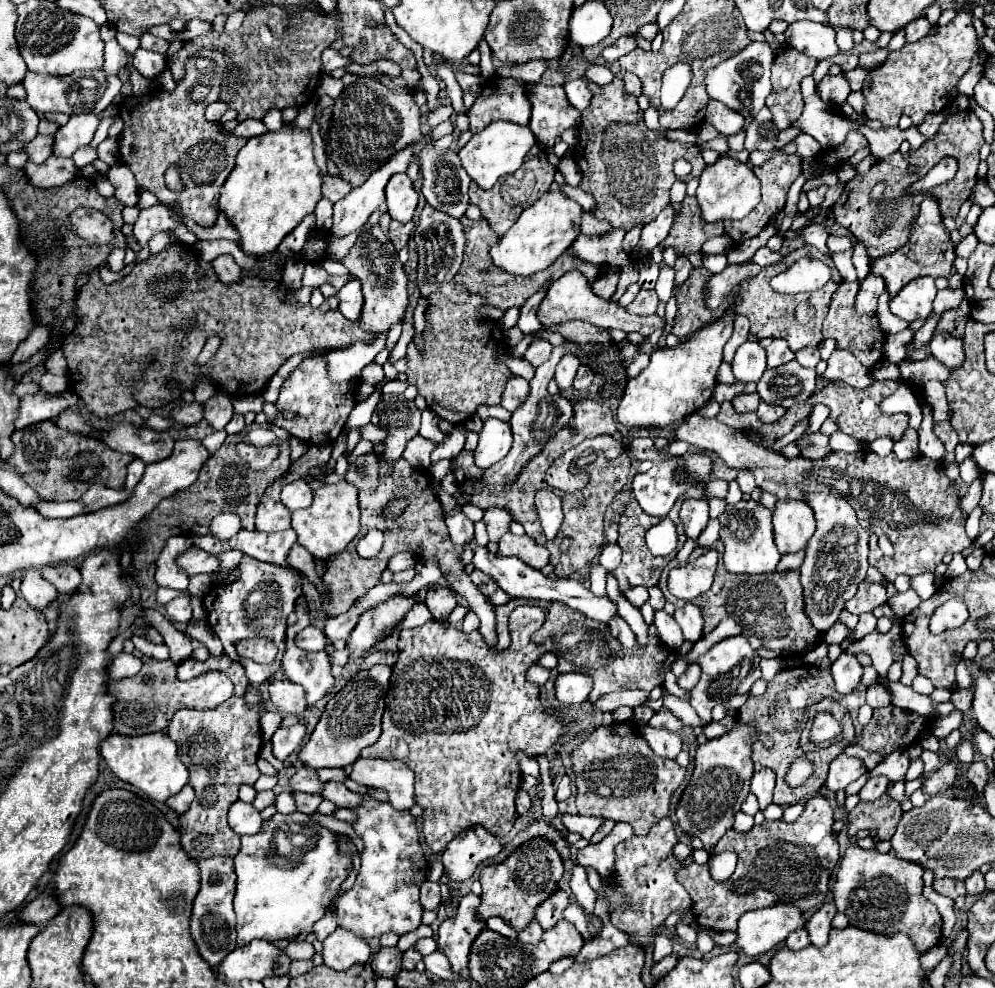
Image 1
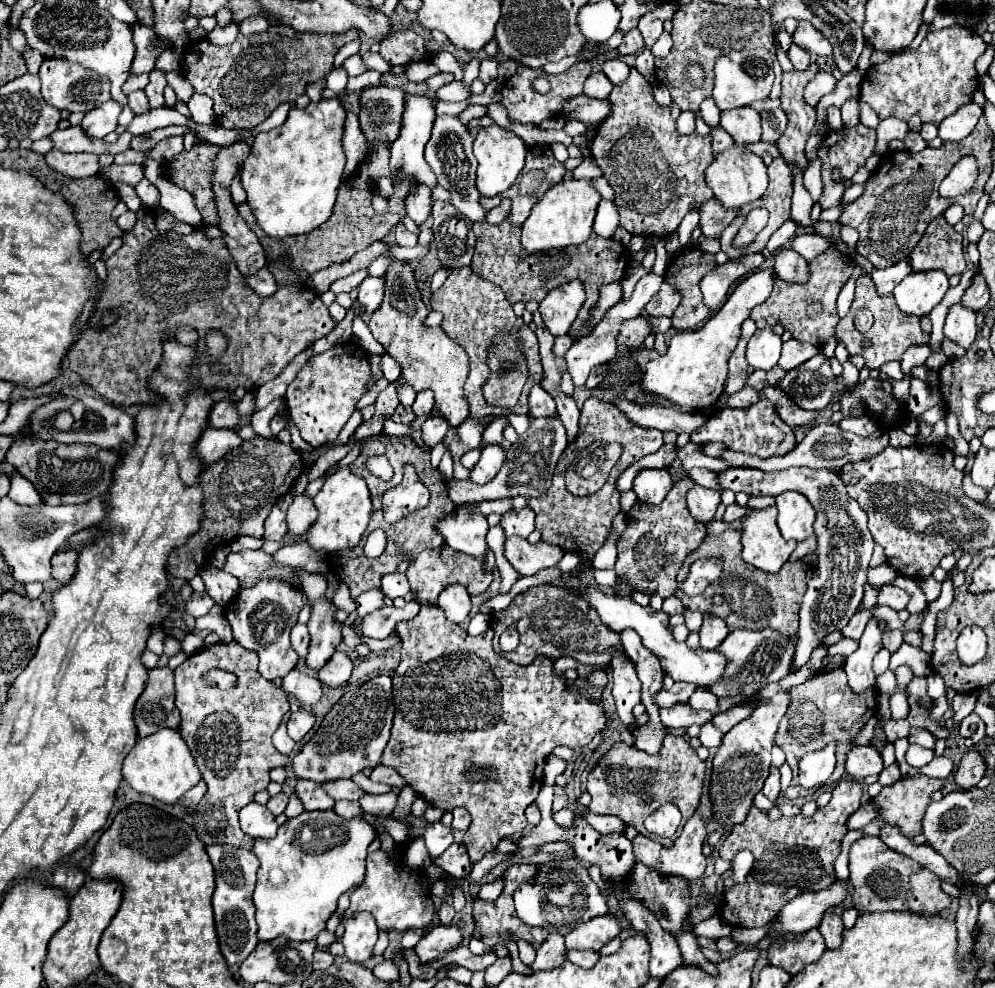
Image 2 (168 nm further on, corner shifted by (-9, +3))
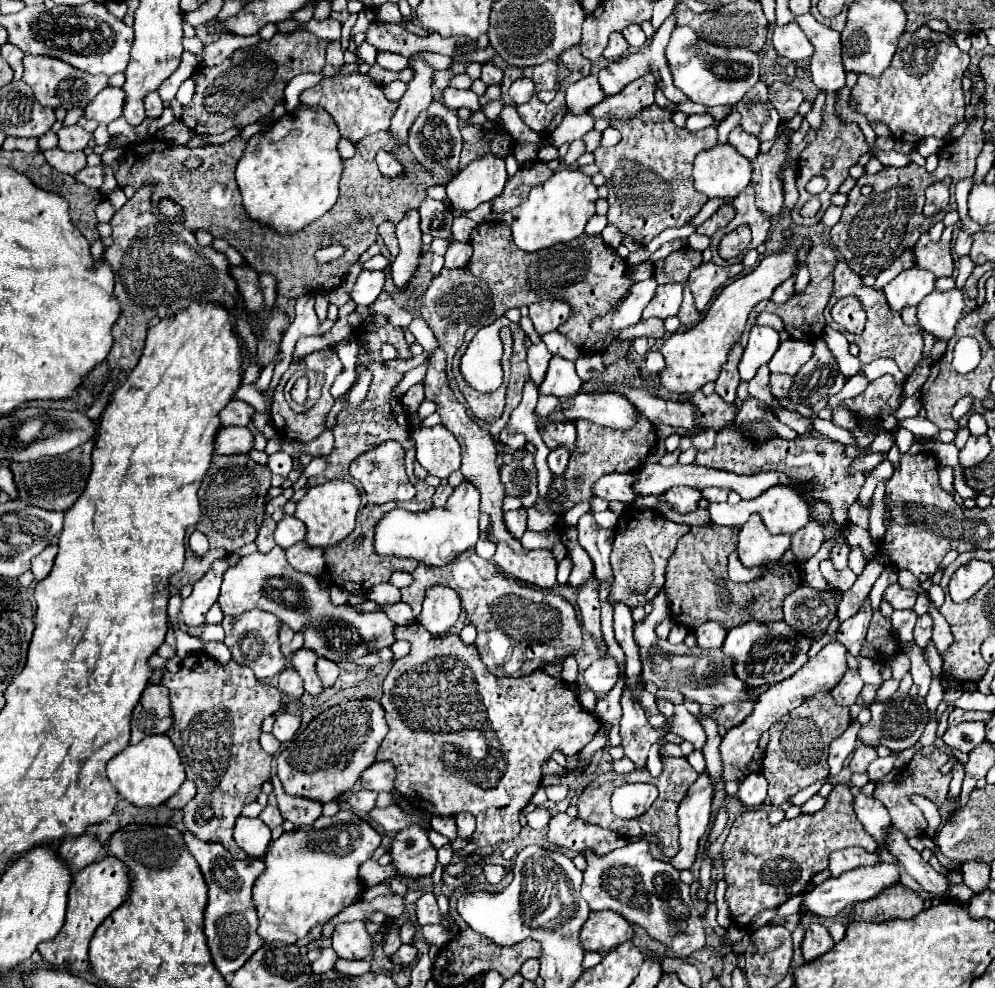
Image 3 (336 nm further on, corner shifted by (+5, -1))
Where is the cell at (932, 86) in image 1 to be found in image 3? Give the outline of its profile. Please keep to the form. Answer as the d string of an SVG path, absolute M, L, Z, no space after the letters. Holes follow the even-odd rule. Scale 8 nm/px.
M922 25L914 33L904 33L900 37L898 49L890 67L882 73L882 77L858 77L856 87L852 89L852 97L858 103L858 113L864 113L868 121L882 121L888 125L896 141L920 141L924 137L944 139L948 131L964 121L964 91L962 91L962 75L970 65L968 53L962 53L956 41L944 33L932 31L928 25Z

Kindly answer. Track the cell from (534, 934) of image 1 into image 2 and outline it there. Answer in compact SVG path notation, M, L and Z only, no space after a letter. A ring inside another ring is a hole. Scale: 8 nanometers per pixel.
M548 935L548 939L536 949L536 959L532 963L534 971L548 971L566 961L564 937L562 935Z

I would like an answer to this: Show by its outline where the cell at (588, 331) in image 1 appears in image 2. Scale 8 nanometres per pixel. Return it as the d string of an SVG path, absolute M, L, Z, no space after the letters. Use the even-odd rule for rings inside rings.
M636 317L636 319L628 319L628 321L622 321L620 325L620 331L618 331L618 337L616 337L616 343L618 345L626 345L626 347L642 347L642 341L644 337L652 333L648 323L646 323L646 317Z

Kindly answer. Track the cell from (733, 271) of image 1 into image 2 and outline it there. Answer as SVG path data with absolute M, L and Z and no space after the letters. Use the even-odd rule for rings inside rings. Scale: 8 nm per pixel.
M752 253L752 255L744 255L738 259L728 261L722 267L716 267L714 271L710 271L702 281L700 281L700 289L702 289L702 297L704 303L712 309L718 311L720 305L724 303L730 287L746 277L748 273L752 273L754 269L758 269L762 263L766 261L766 257L762 253Z

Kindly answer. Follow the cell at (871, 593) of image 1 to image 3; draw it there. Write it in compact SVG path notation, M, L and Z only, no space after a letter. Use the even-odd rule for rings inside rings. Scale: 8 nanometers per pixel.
M898 583L890 585L884 593L884 597L892 603L894 609L912 609L916 603L916 593L912 589L904 589Z

